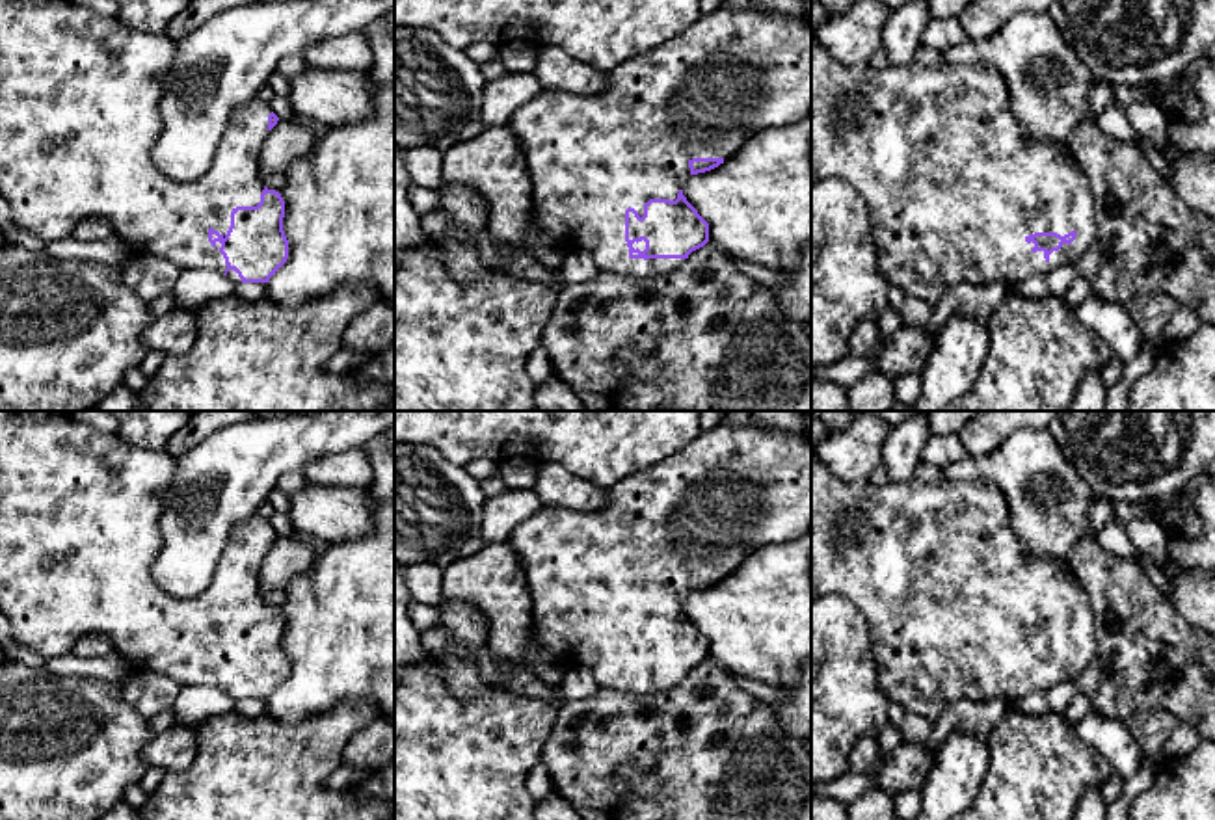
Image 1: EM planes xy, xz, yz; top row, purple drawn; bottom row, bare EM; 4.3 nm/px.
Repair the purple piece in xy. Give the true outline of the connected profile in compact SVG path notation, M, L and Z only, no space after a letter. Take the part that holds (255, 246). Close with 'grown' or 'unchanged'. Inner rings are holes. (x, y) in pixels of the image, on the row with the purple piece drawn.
M0 0L0 195L7 201L11 219L20 229L45 242L63 240L89 216L106 219L113 234L123 238L134 253L167 258L180 270L201 268L223 273L233 283L268 283L288 258L288 240L283 231L285 201L279 192L268 190L259 175L259 152L268 132L277 125L270 102L251 99L238 106L220 139L212 165L194 182L169 179L153 162L153 145L160 136L160 104L166 91L166 78L177 56L177 43L164 35L134 32L117 17L102 15L73 0Z; grown

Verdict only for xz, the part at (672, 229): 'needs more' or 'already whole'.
needs more

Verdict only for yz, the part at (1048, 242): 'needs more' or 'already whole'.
needs more

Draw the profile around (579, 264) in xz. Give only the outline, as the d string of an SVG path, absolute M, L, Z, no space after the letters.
M569 249L562 268L562 284L577 284L594 279L599 268L588 249Z

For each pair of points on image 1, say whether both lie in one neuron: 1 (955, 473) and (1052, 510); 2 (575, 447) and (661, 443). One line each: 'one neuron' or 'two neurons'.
1: one neuron
2: one neuron

